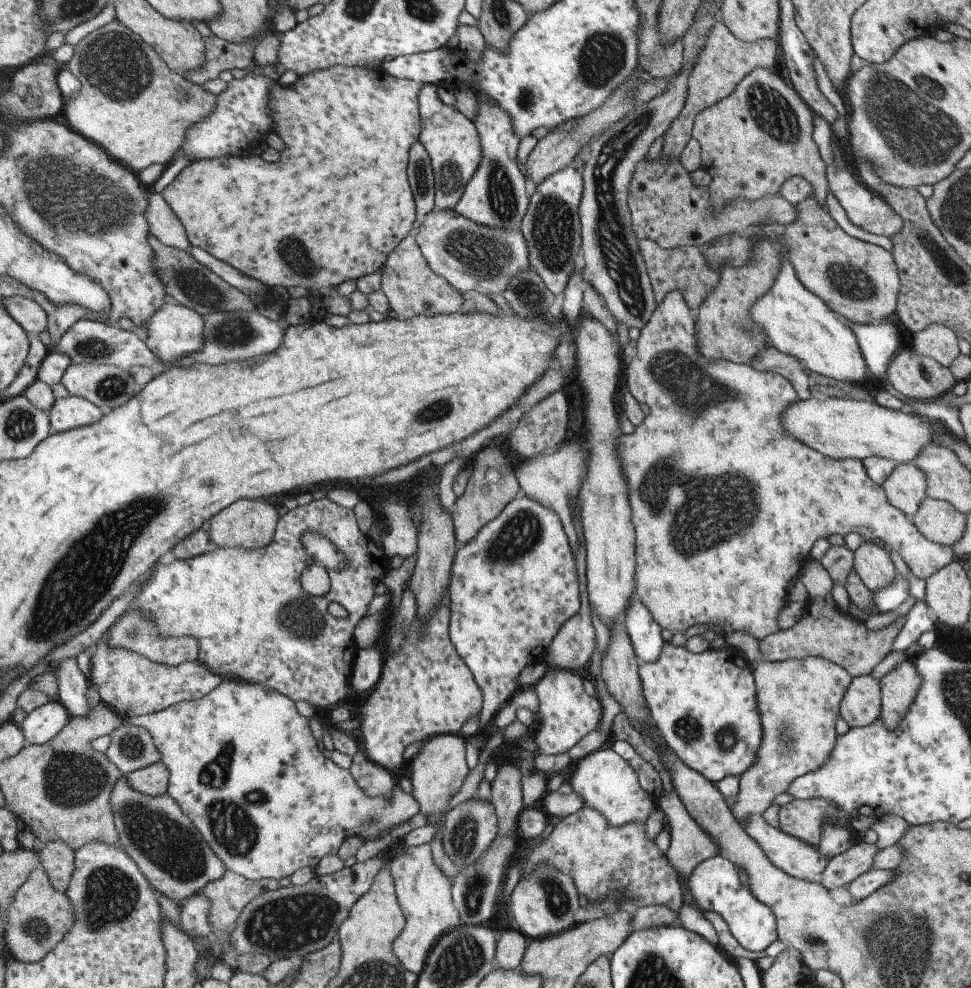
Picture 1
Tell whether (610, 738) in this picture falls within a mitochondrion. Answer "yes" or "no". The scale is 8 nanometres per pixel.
no

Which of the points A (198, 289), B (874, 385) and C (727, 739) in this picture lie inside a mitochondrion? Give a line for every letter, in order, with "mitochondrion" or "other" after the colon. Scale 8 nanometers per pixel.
A: mitochondrion
B: other
C: mitochondrion

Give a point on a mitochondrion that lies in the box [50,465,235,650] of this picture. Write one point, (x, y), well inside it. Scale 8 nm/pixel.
(132, 632)

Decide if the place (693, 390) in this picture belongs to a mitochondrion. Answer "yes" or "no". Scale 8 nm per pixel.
yes

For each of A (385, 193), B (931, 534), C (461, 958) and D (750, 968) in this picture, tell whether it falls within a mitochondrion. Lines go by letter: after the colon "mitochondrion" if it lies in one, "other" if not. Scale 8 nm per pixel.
A: other
B: other
C: mitochondrion
D: other

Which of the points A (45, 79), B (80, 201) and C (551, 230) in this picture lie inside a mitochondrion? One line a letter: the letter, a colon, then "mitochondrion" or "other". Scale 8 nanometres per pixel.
A: other
B: mitochondrion
C: mitochondrion

